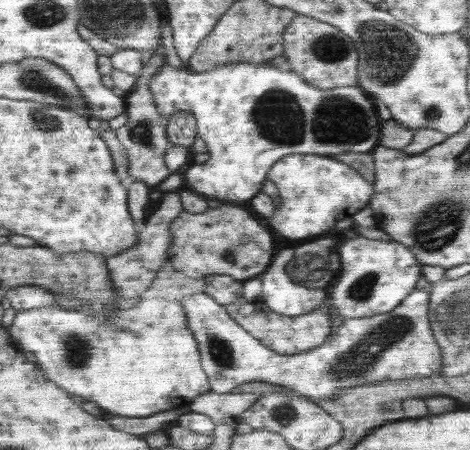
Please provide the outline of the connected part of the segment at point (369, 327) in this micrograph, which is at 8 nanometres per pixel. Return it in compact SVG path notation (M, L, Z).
M198 287L192 295L183 297L180 301L191 336L196 340L198 352L200 352L200 362L208 377L210 391L216 393L230 393L232 388L236 388L245 382L260 381L270 382L274 385L282 385L300 392L303 396L310 396L316 400L336 400L340 392L346 388L354 386L364 386L364 384L380 384L386 380L420 380L420 378L430 378L438 376L442 368L442 351L434 339L429 323L428 302L430 293L427 288L414 289L394 310L384 314L366 316L366 318L352 318L345 320L335 334L318 346L299 354L282 356L267 347L246 332L227 312L225 305L220 304L216 299L204 293Z

